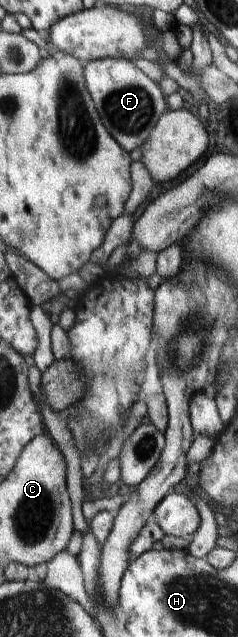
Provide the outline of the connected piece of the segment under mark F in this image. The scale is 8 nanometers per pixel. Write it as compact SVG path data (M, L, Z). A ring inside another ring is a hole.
M105 58L83 63L87 89L93 98L100 120L119 145L131 153L139 149L150 136L159 118L169 109L167 96L127 58Z

